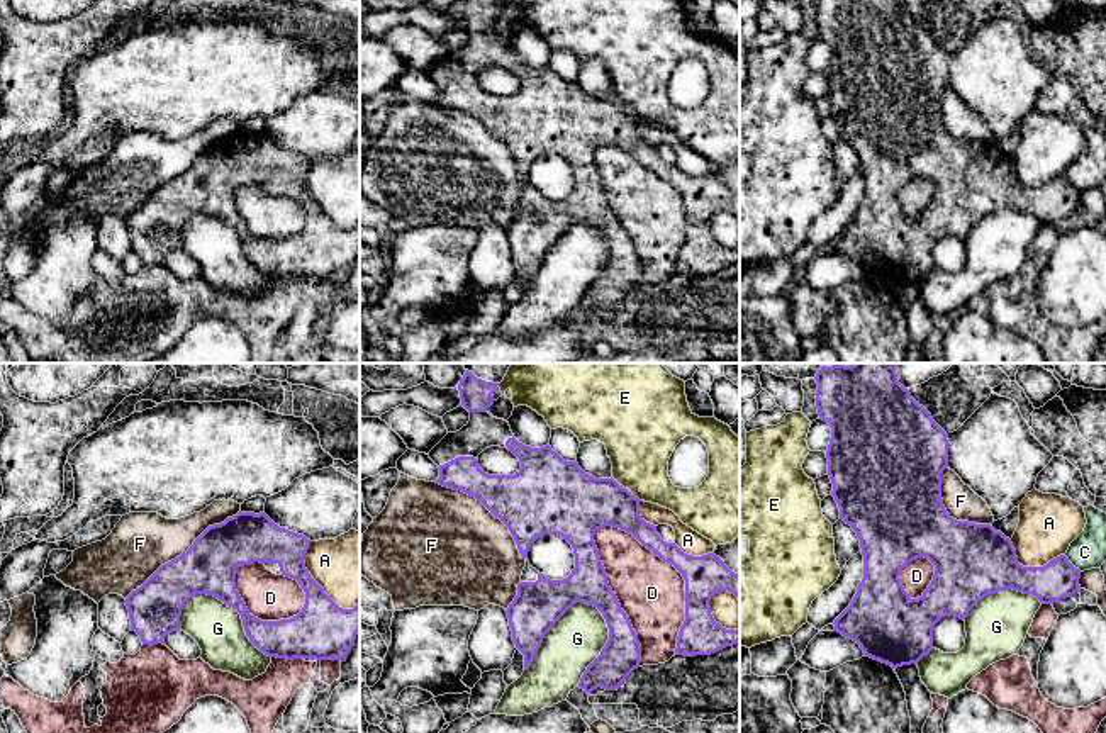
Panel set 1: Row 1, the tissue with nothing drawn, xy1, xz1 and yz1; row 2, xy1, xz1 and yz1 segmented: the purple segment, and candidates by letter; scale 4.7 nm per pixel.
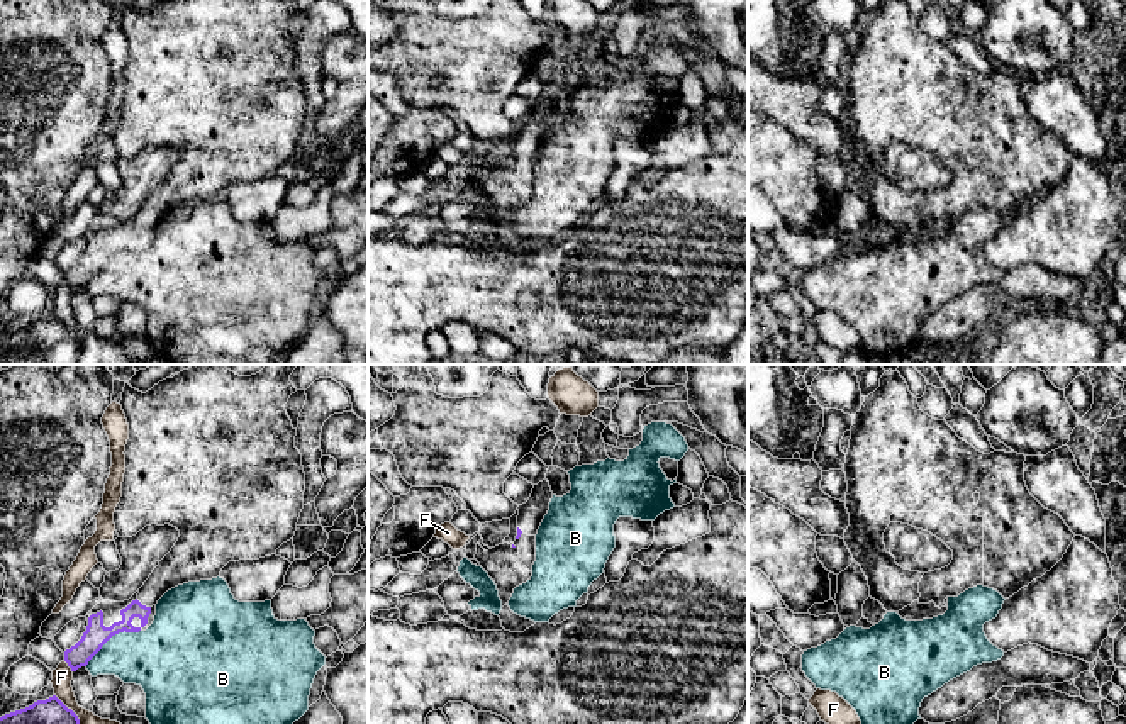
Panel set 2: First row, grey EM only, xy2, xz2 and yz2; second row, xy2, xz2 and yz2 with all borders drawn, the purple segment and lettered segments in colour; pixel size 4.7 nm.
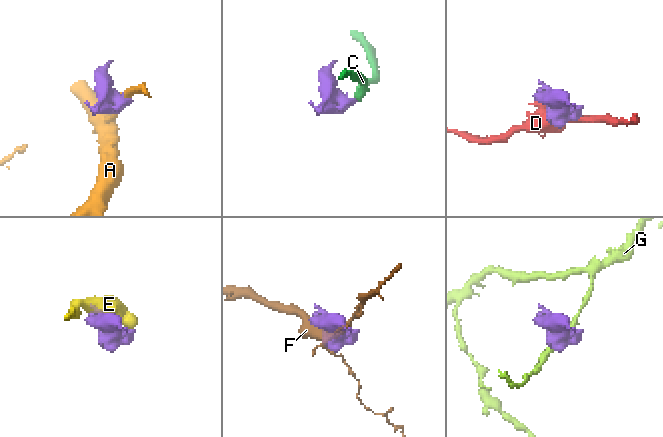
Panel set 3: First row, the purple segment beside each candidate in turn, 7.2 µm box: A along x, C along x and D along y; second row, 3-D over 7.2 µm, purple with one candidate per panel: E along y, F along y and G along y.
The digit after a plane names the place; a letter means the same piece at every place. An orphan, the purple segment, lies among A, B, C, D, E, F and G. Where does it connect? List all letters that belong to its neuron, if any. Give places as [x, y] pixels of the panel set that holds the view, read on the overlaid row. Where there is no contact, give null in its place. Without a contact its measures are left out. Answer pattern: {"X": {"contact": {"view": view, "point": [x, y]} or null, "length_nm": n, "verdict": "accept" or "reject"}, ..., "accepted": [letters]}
{"A": {"contact": {"view": "xy1", "point": [314, 581]}, "length_nm": 380, "verdict": "reject"}, "B": {"contact": {"view": "xy2", "point": [111, 636]}, "length_nm": 320, "verdict": "reject"}, "C": {"contact": {"view": "yz1", "point": [1071, 564]}, "length_nm": 120, "verdict": "reject"}, "D": {"contact": {"view": "xz1", "point": [614, 594]}, "length_nm": 700, "verdict": "reject"}, "E": {"contact": {"view": "xz1", "point": [626, 489]}, "length_nm": 180, "verdict": "reject"}, "F": {"contact": {"view": "xy1", "point": [184, 552]}, "length_nm": 700, "verdict": "reject"}, "G": {"contact": {"view": "xz1", "point": [555, 621]}, "length_nm": 460, "verdict": "reject"}, "accepted": []}

